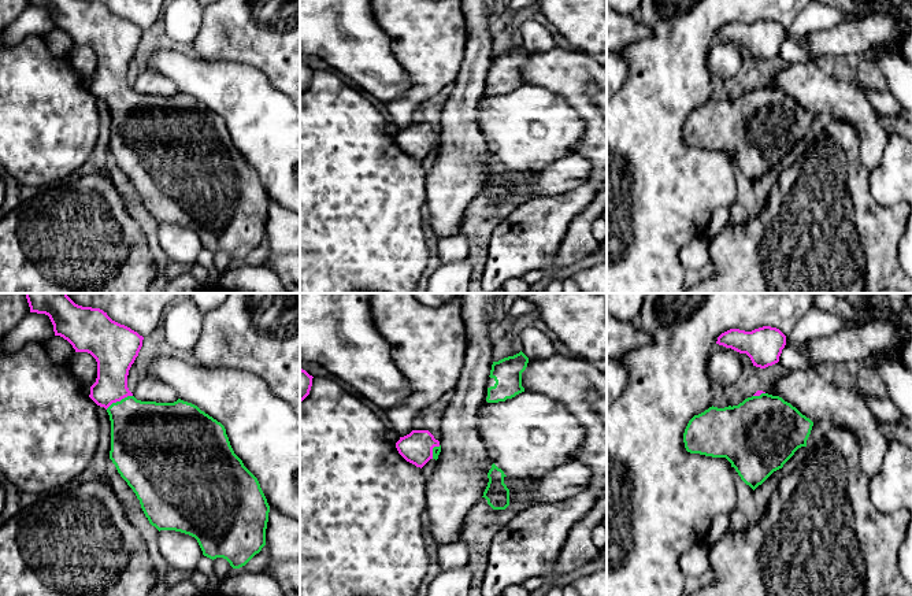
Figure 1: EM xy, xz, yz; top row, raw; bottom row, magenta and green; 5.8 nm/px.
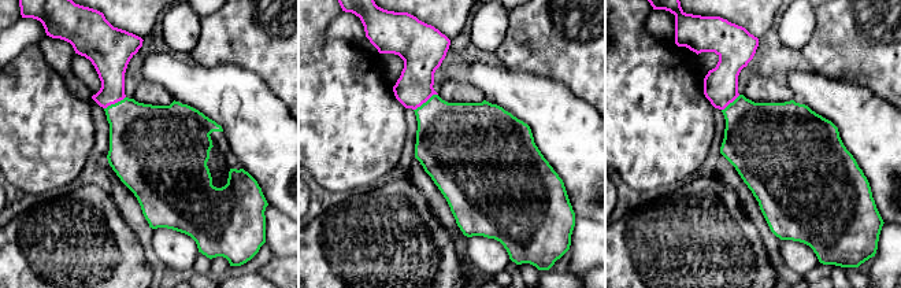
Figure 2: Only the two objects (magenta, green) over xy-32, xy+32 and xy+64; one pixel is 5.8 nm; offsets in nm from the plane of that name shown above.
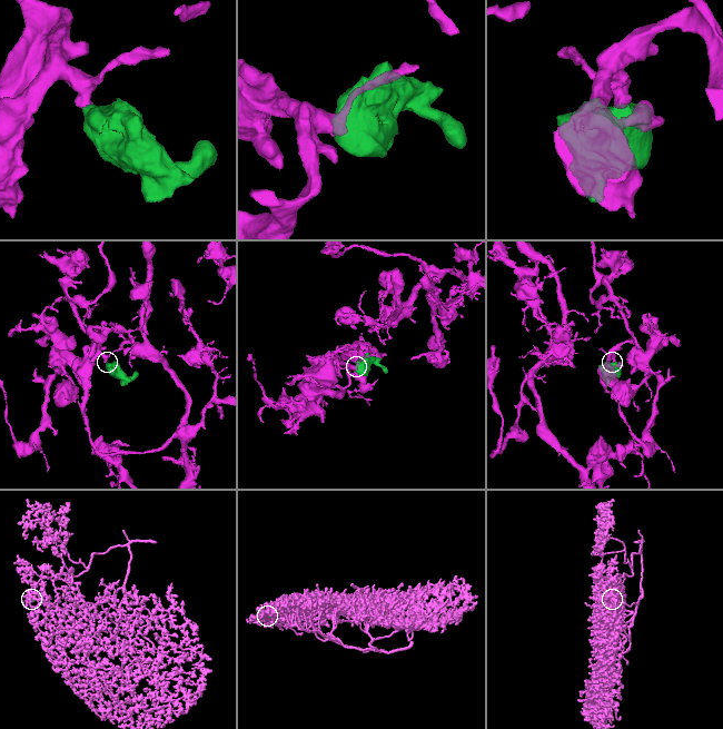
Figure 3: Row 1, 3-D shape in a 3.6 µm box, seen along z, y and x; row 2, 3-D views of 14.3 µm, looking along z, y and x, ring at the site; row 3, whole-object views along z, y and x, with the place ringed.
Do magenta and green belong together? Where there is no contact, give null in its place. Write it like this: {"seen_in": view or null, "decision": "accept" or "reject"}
{"seen_in": "xy", "decision": "accept"}

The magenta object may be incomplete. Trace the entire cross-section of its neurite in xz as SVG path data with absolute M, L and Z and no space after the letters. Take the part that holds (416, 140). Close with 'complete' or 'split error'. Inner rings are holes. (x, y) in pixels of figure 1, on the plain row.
M412 123L396 136L398 147L416 160L423 160L430 152L438 152L440 134L429 123Z; split error

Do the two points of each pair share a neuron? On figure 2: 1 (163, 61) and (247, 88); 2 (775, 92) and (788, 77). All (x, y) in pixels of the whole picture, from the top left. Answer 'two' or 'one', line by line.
1: one
2: two

